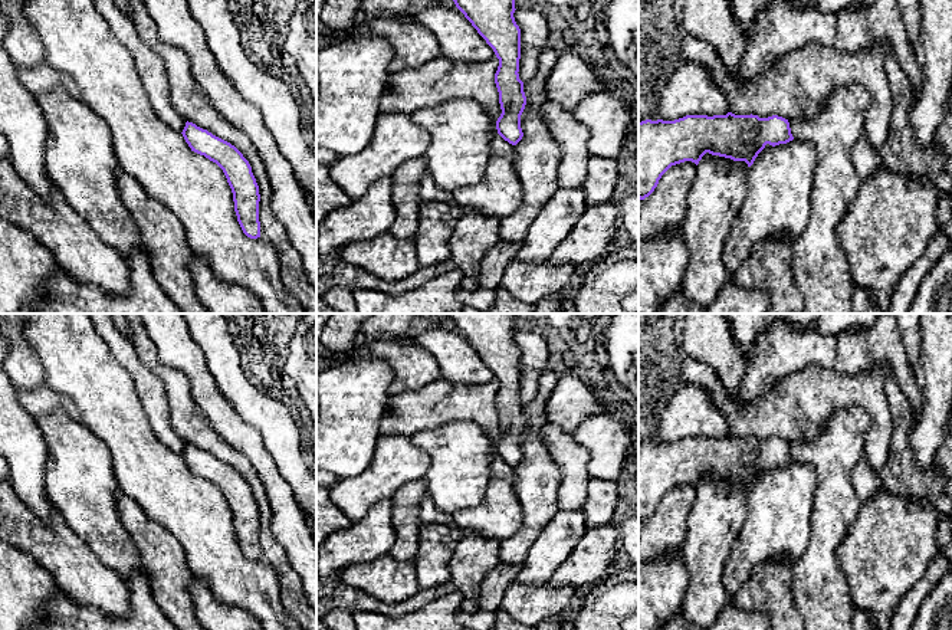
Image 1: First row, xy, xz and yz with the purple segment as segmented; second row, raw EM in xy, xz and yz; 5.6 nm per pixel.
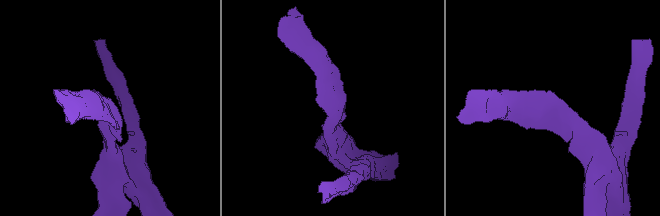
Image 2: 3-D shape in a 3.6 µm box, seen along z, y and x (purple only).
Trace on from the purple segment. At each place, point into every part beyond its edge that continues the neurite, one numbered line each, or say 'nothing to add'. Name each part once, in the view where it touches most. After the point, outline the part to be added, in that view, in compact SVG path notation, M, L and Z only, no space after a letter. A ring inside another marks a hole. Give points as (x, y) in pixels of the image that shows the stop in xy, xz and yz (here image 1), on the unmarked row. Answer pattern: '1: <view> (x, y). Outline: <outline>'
nothing to add

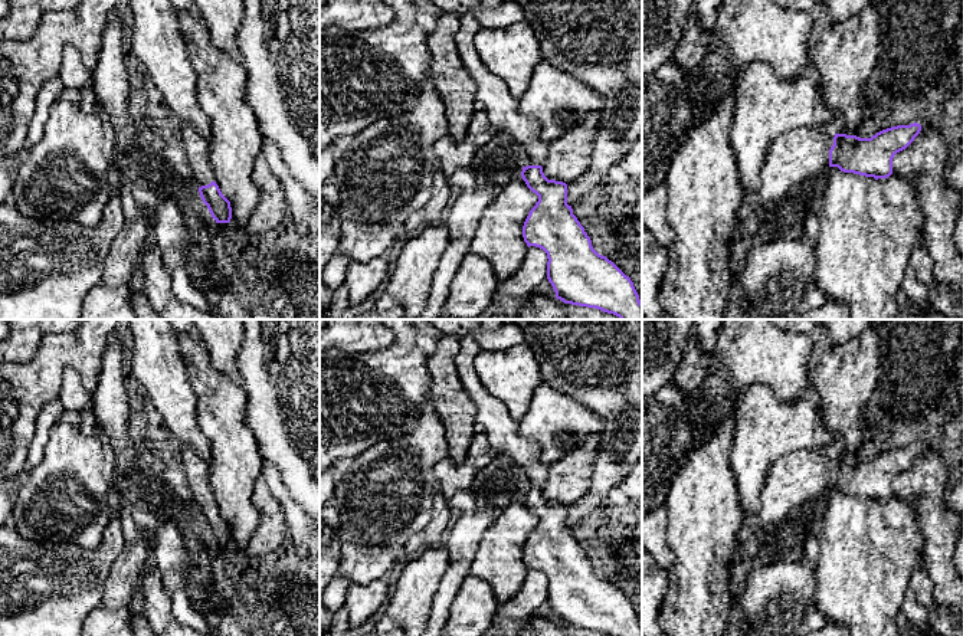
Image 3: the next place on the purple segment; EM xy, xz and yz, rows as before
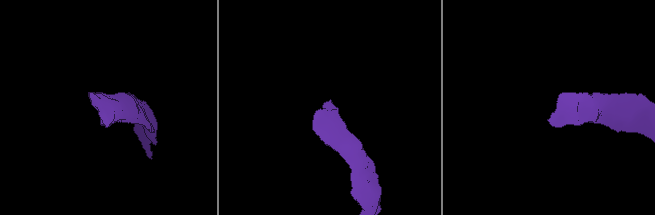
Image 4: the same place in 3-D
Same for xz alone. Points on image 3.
1: xz (523, 456). Outline: M464 335L459 341L461 350L455 357L455 367L465 391L478 409L475 422L484 426L484 435L504 466L524 481L524 489L543 488L547 466L540 459L540 448L518 435L518 420L479 381L474 360L481 348L475 338Z

